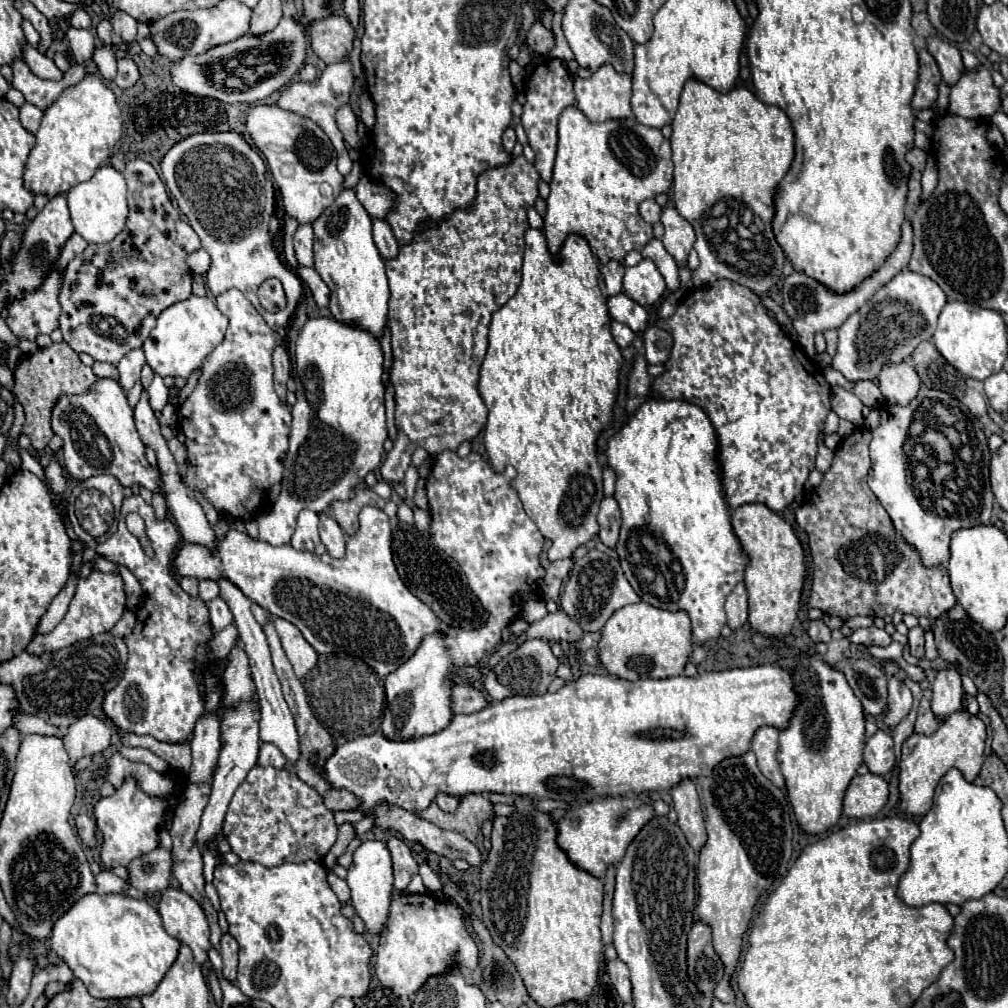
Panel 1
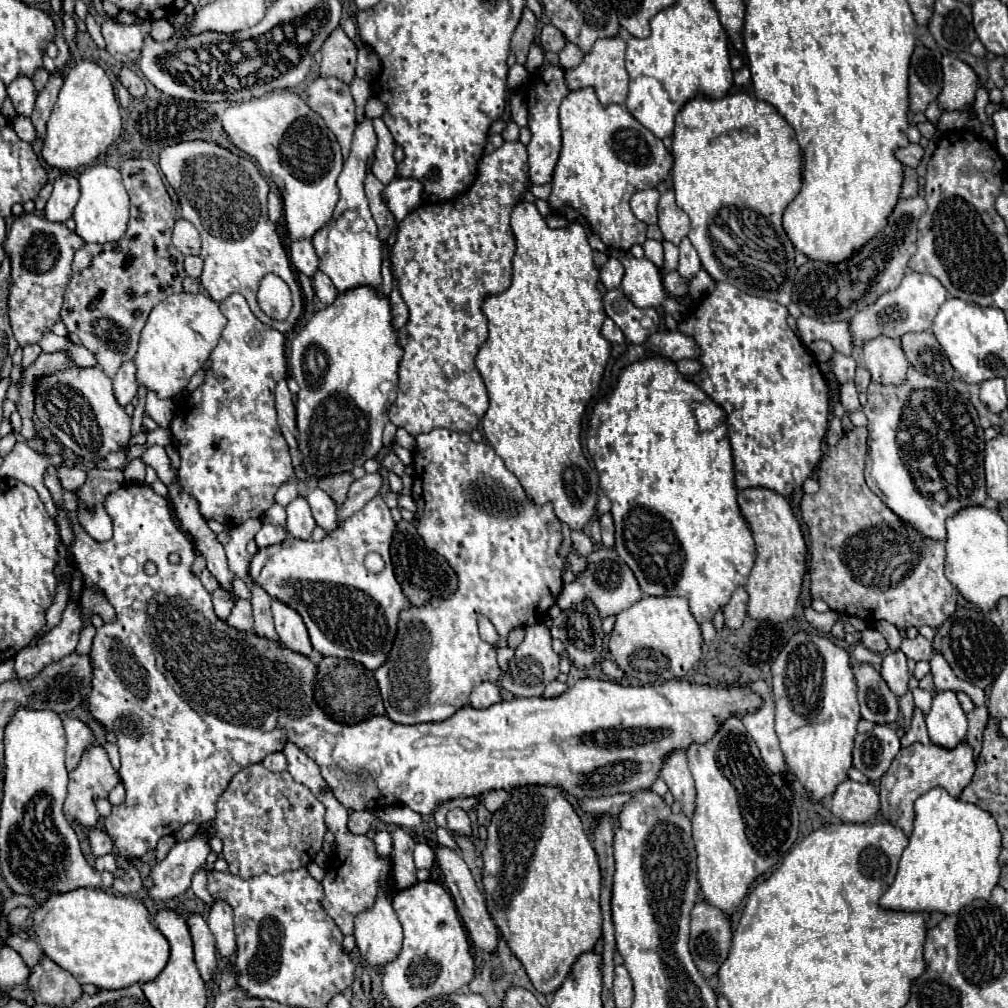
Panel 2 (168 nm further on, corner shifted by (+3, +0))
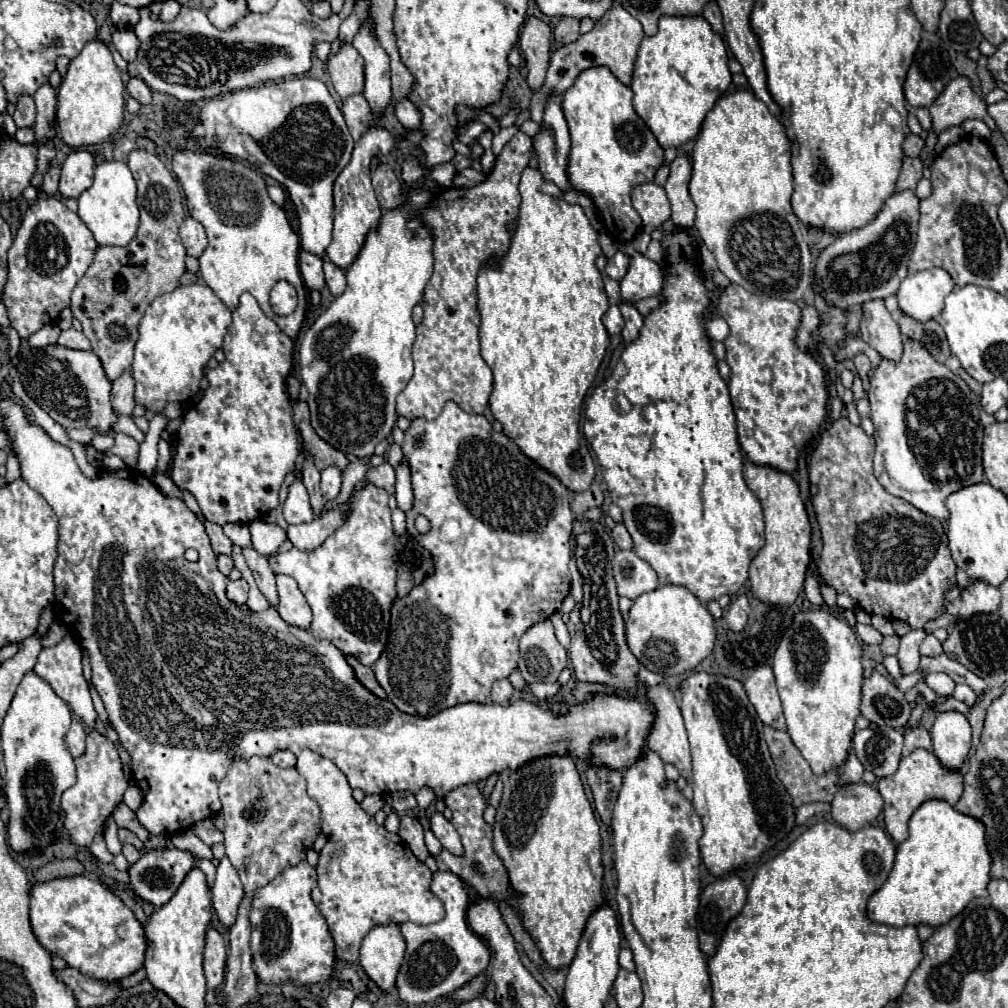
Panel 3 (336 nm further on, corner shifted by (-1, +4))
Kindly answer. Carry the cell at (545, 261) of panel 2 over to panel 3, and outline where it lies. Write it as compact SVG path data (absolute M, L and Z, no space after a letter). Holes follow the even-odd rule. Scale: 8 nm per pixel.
M526 168L522 172L520 196L522 196L522 204L520 204L518 224L516 224L516 230L514 230L510 250L500 258L500 268L498 270L482 270L478 274L480 276L478 278L478 310L480 310L480 318L482 318L480 320L482 358L494 374L494 390L492 390L492 396L490 396L490 410L492 410L492 416L502 424L504 434L508 434L508 438L512 438L520 446L520 452L524 456L532 458L532 462L536 462L540 468L548 470L550 474L556 474L556 478L560 478L560 482L564 482L564 486L570 492L580 494L580 492L588 490L592 480L594 480L594 460L592 460L588 448L582 444L578 420L580 420L580 410L582 410L584 396L586 396L588 388L592 386L592 382L596 378L596 372L598 372L598 366L600 366L606 348L610 344L608 332L602 324L602 316L604 316L604 312L608 310L610 304L608 304L608 298L606 298L606 292L604 292L600 270L596 268L596 258L602 254L602 250L600 250L600 244L598 244L598 232L592 228L592 224L588 222L582 208L566 204L564 198L562 198L562 190L556 188L552 182L546 182L536 168Z

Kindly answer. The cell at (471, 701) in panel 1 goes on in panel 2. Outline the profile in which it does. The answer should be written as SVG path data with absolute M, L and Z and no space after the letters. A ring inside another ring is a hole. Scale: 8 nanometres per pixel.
M482 682L470 694L470 704L474 708L488 708L488 706L500 702L500 700L502 700L500 686L498 684L492 684L492 682Z

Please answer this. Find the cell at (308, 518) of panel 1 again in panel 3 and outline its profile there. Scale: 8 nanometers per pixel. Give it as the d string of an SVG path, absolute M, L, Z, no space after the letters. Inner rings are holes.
M296 480L290 486L288 498L284 502L284 518L288 524L304 524L304 522L312 522L316 518L312 506L310 506L308 492L300 480Z

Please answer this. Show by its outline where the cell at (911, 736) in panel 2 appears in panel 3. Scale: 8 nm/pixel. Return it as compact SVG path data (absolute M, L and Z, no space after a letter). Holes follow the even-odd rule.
M916 726L916 728L908 728L904 732L904 750L902 754L908 756L912 750L916 748L926 748L930 750L932 748L932 738L930 738L930 732L924 728L924 726Z

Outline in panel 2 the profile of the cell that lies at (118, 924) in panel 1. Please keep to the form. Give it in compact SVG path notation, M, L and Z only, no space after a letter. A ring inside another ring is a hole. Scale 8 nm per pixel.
M94 888L52 894L34 910L32 928L52 962L68 970L80 984L94 984L104 990L150 982L160 974L170 956L166 938L156 930L142 902Z

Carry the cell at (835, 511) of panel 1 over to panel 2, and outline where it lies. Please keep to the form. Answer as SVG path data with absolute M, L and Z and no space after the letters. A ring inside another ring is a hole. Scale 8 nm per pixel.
M852 428L844 434L844 438L836 444L836 446L830 446L828 448L828 454L820 460L818 464L818 484L820 484L820 490L816 494L804 494L802 502L800 502L800 508L802 508L802 518L804 522L808 524L810 528L810 540L812 540L812 546L810 546L810 578L812 578L812 586L810 586L810 592L812 592L812 598L822 598L834 612L846 612L848 616L858 616L862 620L868 620L868 622L874 622L874 620L886 620L890 624L894 624L900 632L904 632L908 626L914 626L914 628L920 628L924 624L936 628L940 626L948 616L954 614L956 610L956 600L960 596L958 588L950 584L950 580L946 578L944 574L944 544L938 542L938 540L930 540L926 538L924 534L920 534L914 526L910 526L908 522L904 522L902 518L898 518L878 496L874 496L874 492L866 486L864 482L864 460L866 460L866 438L868 438L868 430L866 428Z

